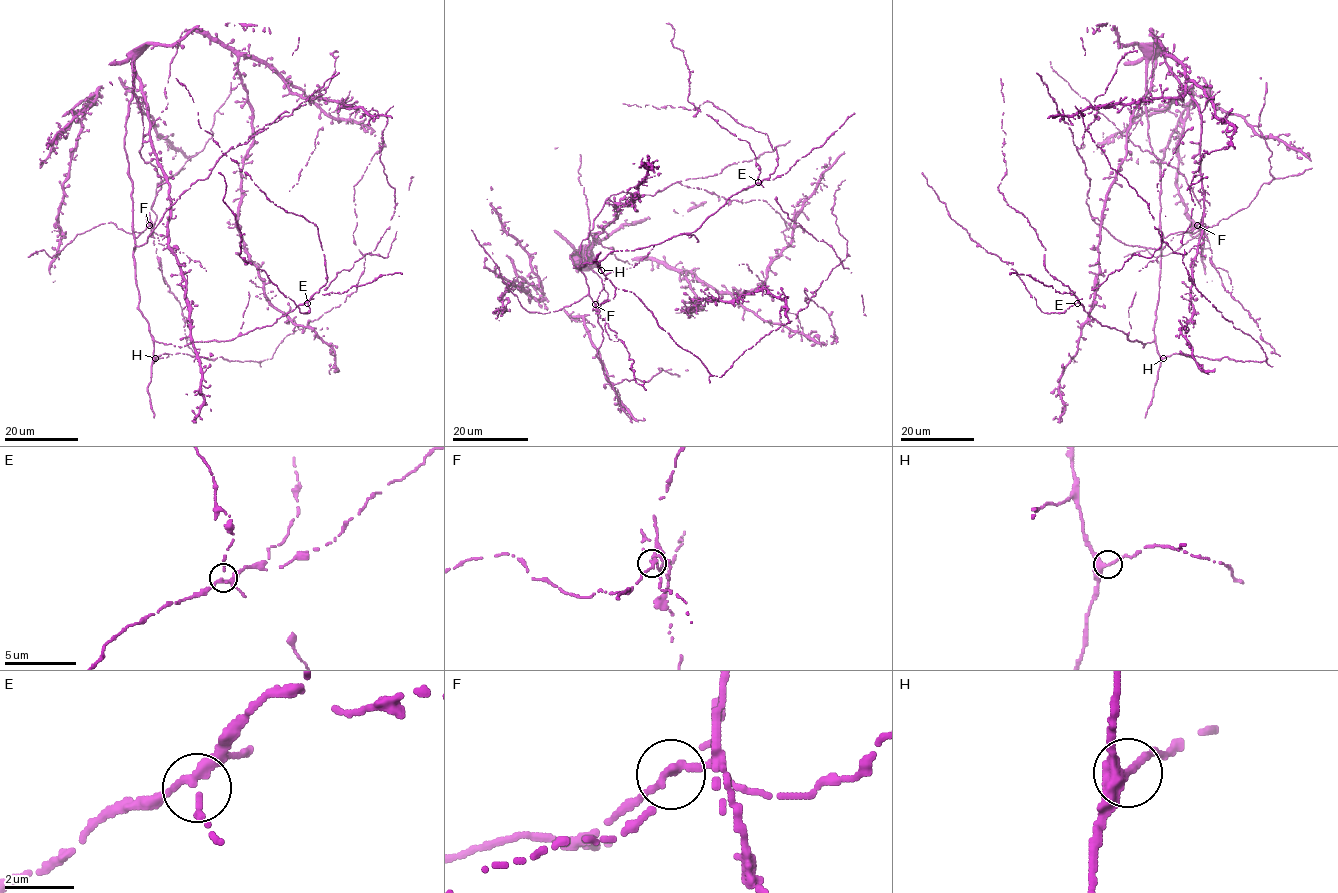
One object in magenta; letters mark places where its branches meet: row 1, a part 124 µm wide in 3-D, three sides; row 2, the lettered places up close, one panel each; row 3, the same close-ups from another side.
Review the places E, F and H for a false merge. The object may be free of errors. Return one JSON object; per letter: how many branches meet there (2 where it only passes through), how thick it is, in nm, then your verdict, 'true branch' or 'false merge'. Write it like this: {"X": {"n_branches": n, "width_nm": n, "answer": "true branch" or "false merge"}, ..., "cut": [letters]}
{"E": {"n_branches": 3, "width_nm": 220, "answer": "true branch"}, "F": {"n_branches": 3, "width_nm": 220, "answer": "false merge"}, "H": {"n_branches": 3, "width_nm": 240, "answer": "true branch"}, "cut": ["F"]}

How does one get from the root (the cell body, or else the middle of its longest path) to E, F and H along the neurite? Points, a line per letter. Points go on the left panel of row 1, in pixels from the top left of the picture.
E: (128, 171), (133, 187), (138, 310), (155, 340), (181, 347), (195, 341), (231, 340), (271, 326), (307, 303)
F: (128, 171), (133, 187), (133, 234), (136, 238), (148, 225)
H: (128, 171), (133, 187), (133, 258), (139, 294), (138, 310), (148, 324), (155, 358)

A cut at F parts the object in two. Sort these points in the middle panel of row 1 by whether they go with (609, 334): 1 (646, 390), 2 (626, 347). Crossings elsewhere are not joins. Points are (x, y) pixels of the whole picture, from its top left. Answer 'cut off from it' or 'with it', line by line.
1: with it
2: with it

